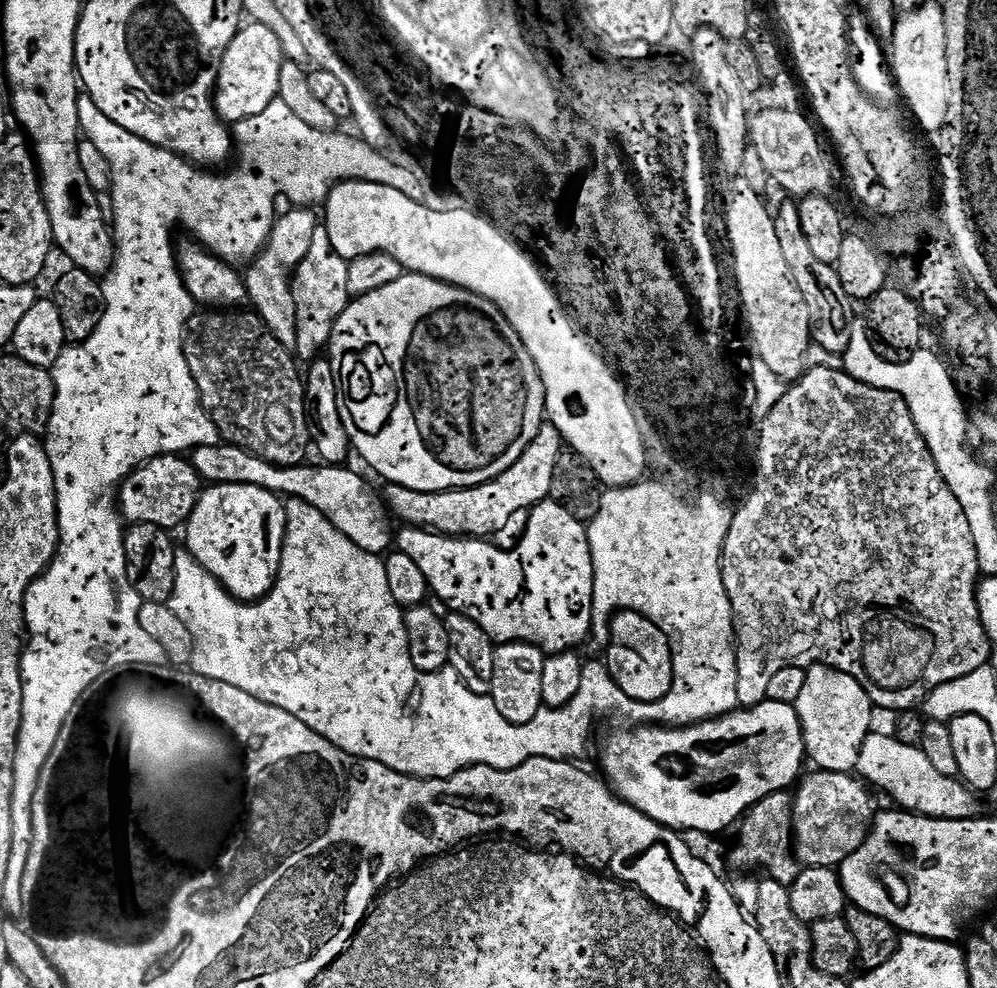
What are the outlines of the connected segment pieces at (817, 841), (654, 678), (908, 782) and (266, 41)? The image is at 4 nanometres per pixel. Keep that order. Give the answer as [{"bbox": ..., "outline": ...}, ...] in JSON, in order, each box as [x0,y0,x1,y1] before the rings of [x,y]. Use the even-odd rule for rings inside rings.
[{"bbox":[792,770,873,869],"outline":[[[812,770],[807,776],[808,773],[795,785],[792,798],[792,838],[796,859],[805,868],[839,869],[840,863],[866,842],[872,830],[873,793],[855,775],[846,772]]]},{"bbox":[606,610,675,702],"outline":[[[620,610],[612,620],[612,629],[608,632],[608,661],[606,667],[612,680],[630,698],[638,702],[658,702],[666,698],[672,689],[675,660],[672,658],[672,642],[669,633],[660,628],[651,615],[643,616],[640,610]]]},{"bbox":[856,735,981,820],"outline":[[[868,735],[866,742],[862,742],[862,754],[858,754],[856,772],[861,781],[867,782],[873,789],[881,788],[896,803],[893,805],[899,806],[903,811],[915,812],[918,816],[928,816],[932,820],[974,820],[981,815],[980,804],[976,801],[979,800],[977,793],[957,777],[939,772],[919,746],[906,746],[906,742],[897,740],[896,737]]]},{"bbox":[214,22,285,126],"outline":[[[255,22],[245,23],[234,42],[230,42],[218,74],[214,99],[221,120],[235,126],[246,118],[254,118],[254,114],[262,114],[270,102],[277,100],[280,94],[278,80],[285,59],[284,47],[274,30]]]}]

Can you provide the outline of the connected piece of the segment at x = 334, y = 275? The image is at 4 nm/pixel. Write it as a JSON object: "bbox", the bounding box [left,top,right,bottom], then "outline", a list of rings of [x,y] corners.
{"bbox":[292,224,352,363],"outline":[[[318,224],[314,230],[309,253],[303,258],[292,277],[297,319],[294,354],[301,363],[311,363],[321,355],[320,350],[331,343],[334,326],[352,301],[347,285],[348,269],[348,261],[342,259],[334,250],[329,231],[322,224]]]}

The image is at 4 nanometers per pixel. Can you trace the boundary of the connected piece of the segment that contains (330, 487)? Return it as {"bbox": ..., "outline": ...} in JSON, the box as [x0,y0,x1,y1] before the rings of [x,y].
{"bbox":[190,442,394,556],"outline":[[[223,442],[192,449],[190,459],[201,481],[209,485],[258,486],[276,493],[281,498],[310,502],[310,506],[314,506],[314,510],[320,511],[321,514],[326,514],[326,518],[330,518],[333,526],[342,530],[342,534],[346,534],[346,538],[350,538],[354,546],[362,546],[362,550],[375,556],[387,553],[393,547],[394,520],[383,495],[379,491],[375,492],[358,473],[351,472],[348,466],[315,468],[312,462],[305,462],[294,468],[283,468],[266,462],[238,446]]]}

